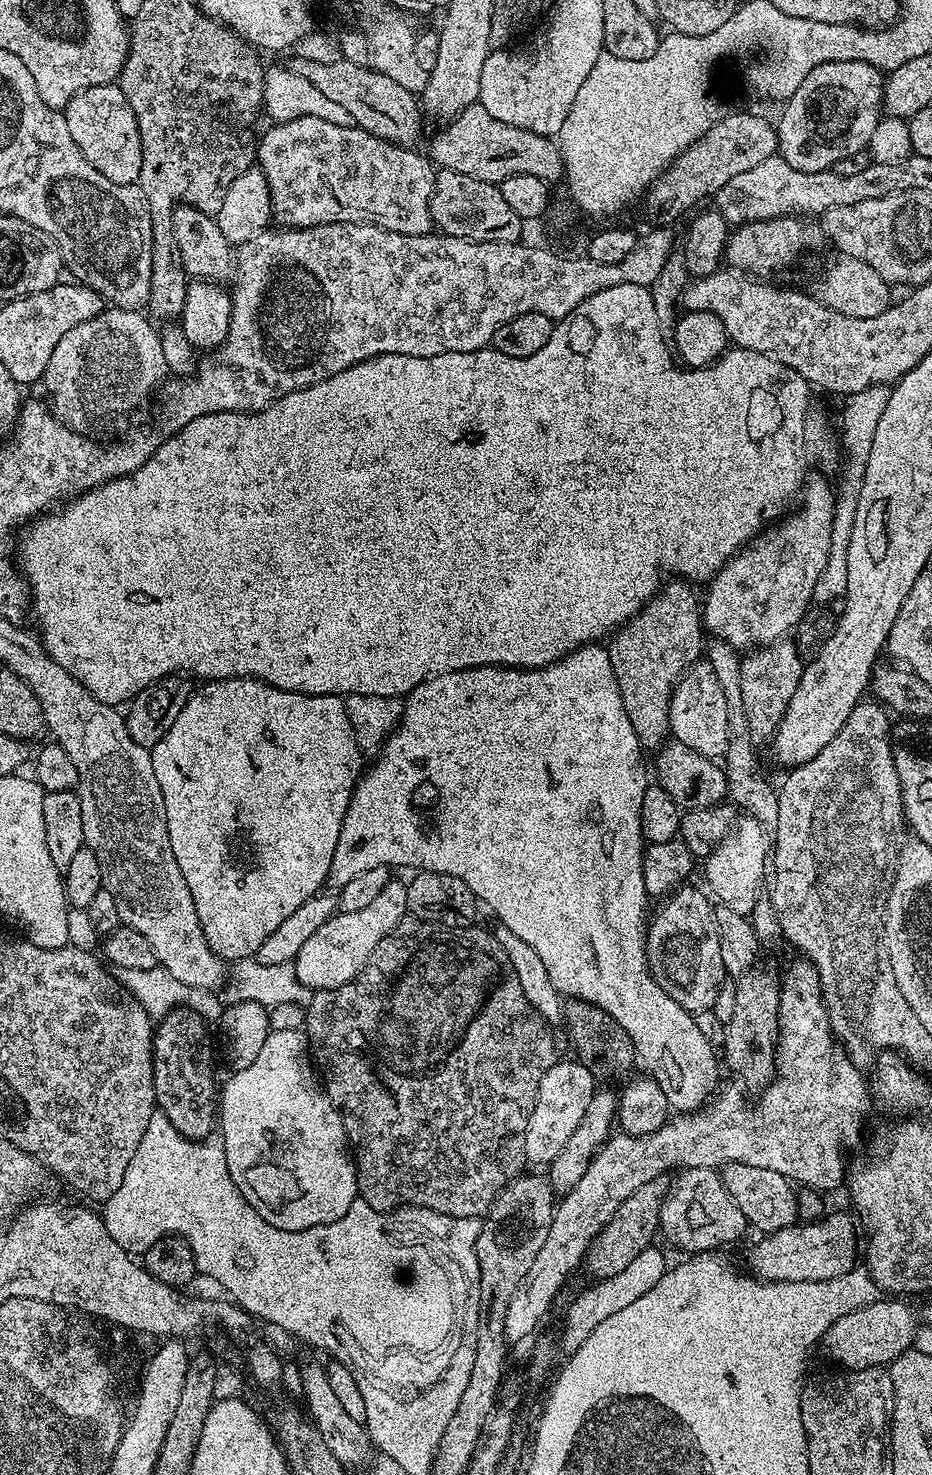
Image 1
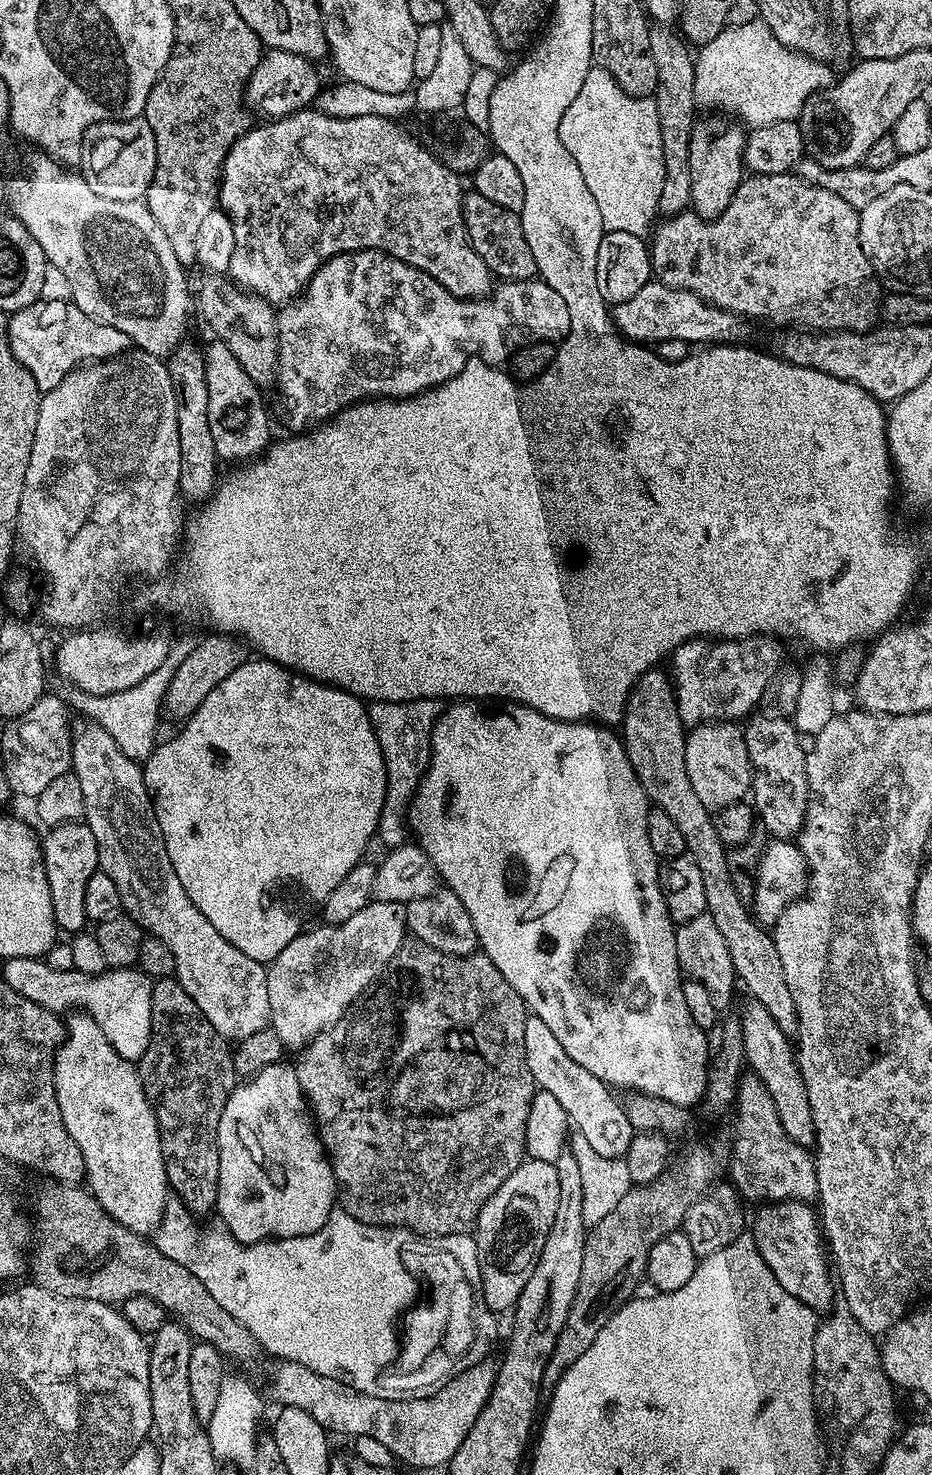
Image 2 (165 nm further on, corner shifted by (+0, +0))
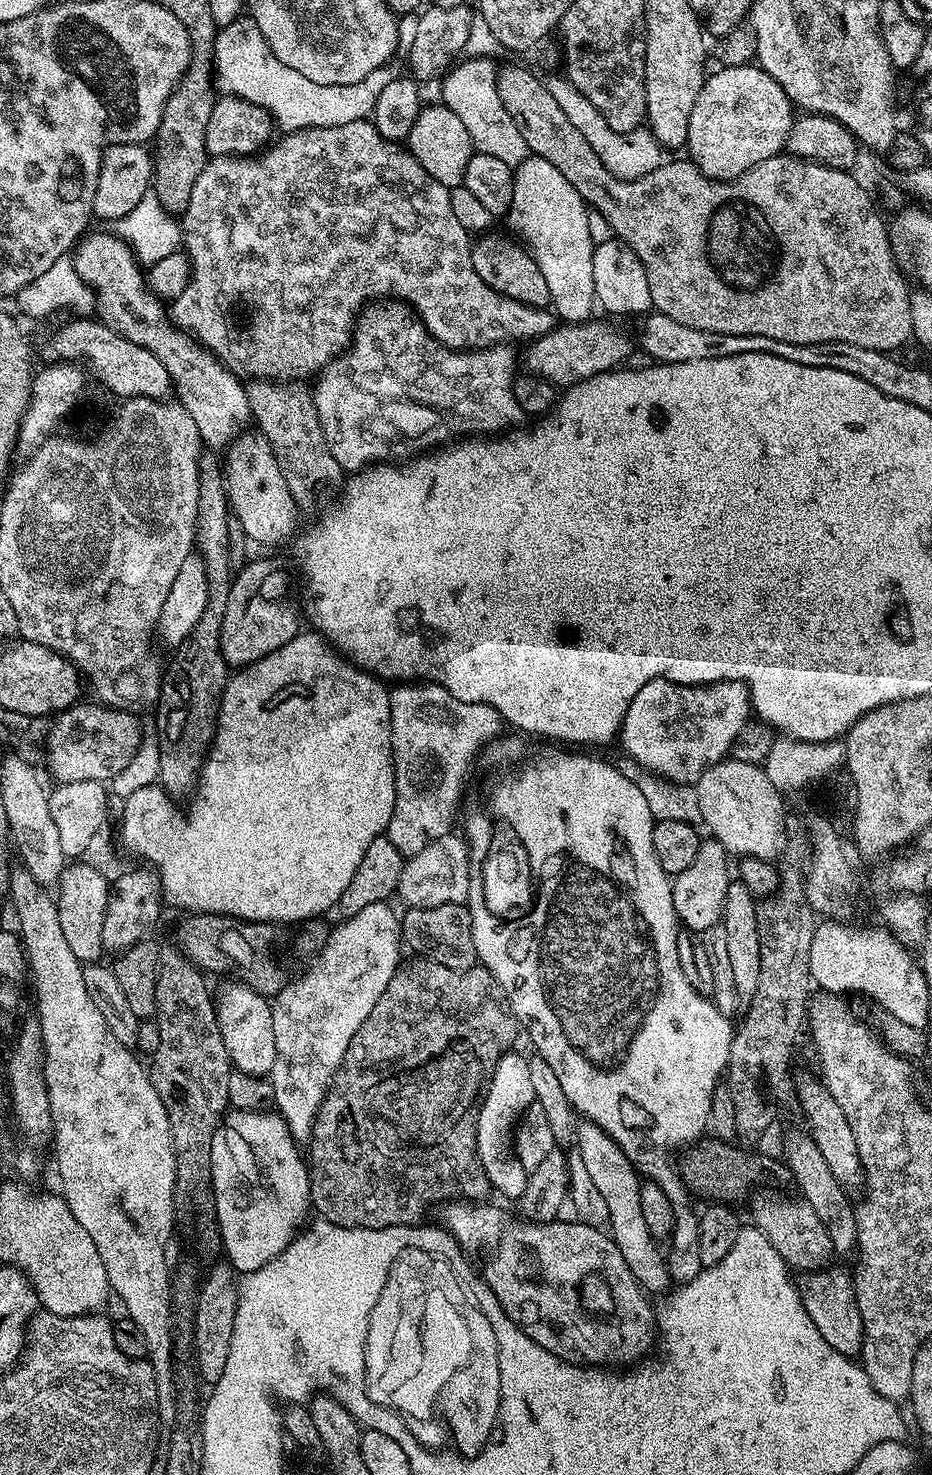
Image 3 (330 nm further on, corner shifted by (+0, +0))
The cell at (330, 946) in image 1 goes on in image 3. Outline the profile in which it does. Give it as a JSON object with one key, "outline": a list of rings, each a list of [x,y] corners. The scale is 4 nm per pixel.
{"outline":[[[385,902],[366,906],[366,910],[358,910],[358,914],[341,919],[341,924],[329,931],[324,949],[311,961],[307,971],[297,975],[292,983],[286,985],[271,1001],[276,1051],[276,1061],[270,1073],[274,1108],[284,1119],[290,1134],[297,1142],[311,1141],[312,1127],[318,1110],[322,1106],[325,1094],[328,1093],[332,1077],[344,1061],[344,1055],[354,1034],[362,1026],[362,1022],[366,1022],[370,1010],[378,1006],[378,998],[382,998],[386,986],[390,986],[401,967],[400,916],[390,905],[391,903]]]}

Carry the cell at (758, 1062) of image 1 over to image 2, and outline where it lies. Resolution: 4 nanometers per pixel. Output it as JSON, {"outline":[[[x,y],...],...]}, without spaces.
{"outline":[[[745,1074],[740,1077],[735,1111],[736,1136],[731,1137],[730,1180],[741,1197],[748,1202],[815,1201],[816,1161],[813,1153],[787,1136],[770,1092],[756,1075]]]}

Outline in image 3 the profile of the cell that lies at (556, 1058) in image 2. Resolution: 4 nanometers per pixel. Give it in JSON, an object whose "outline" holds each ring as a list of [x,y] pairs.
{"outline":[[[577,1123],[574,1148],[580,1151],[580,1164],[584,1167],[586,1180],[593,1183],[598,1194],[606,1200],[609,1210],[606,1224],[613,1242],[618,1246],[618,1250],[622,1250],[622,1258],[626,1258],[626,1266],[630,1266],[630,1274],[634,1274],[636,1283],[645,1293],[667,1293],[668,1284],[670,1285],[668,1262],[665,1253],[656,1249],[659,1248],[658,1241],[652,1237],[650,1230],[646,1230],[640,1205],[642,1180],[636,1169],[622,1154],[619,1146],[597,1124]]]}

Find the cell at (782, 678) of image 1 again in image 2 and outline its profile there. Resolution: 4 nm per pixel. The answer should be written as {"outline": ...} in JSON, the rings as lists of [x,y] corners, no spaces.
{"outline":[[[764,710],[761,716],[756,715],[749,715],[743,725],[746,754],[750,754],[752,767],[750,800],[759,823],[769,837],[791,841],[799,837],[808,805],[806,748],[800,745],[801,733],[789,717],[768,710]]]}

